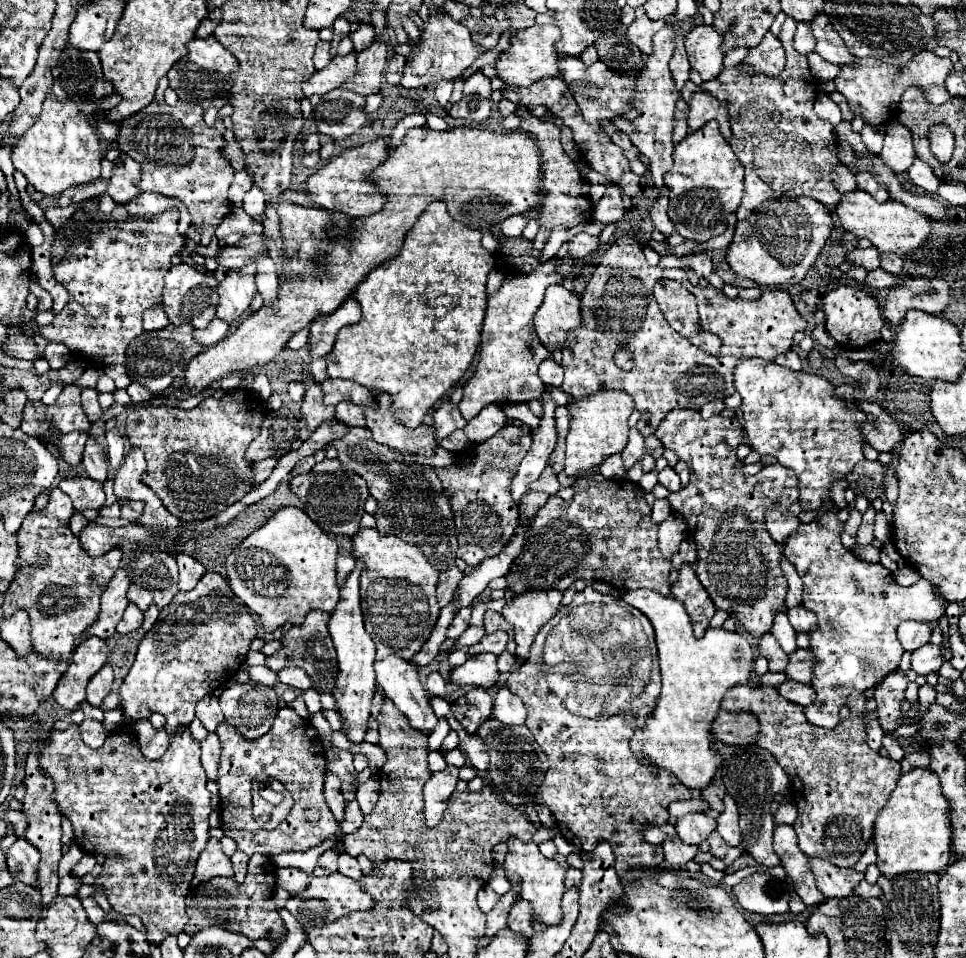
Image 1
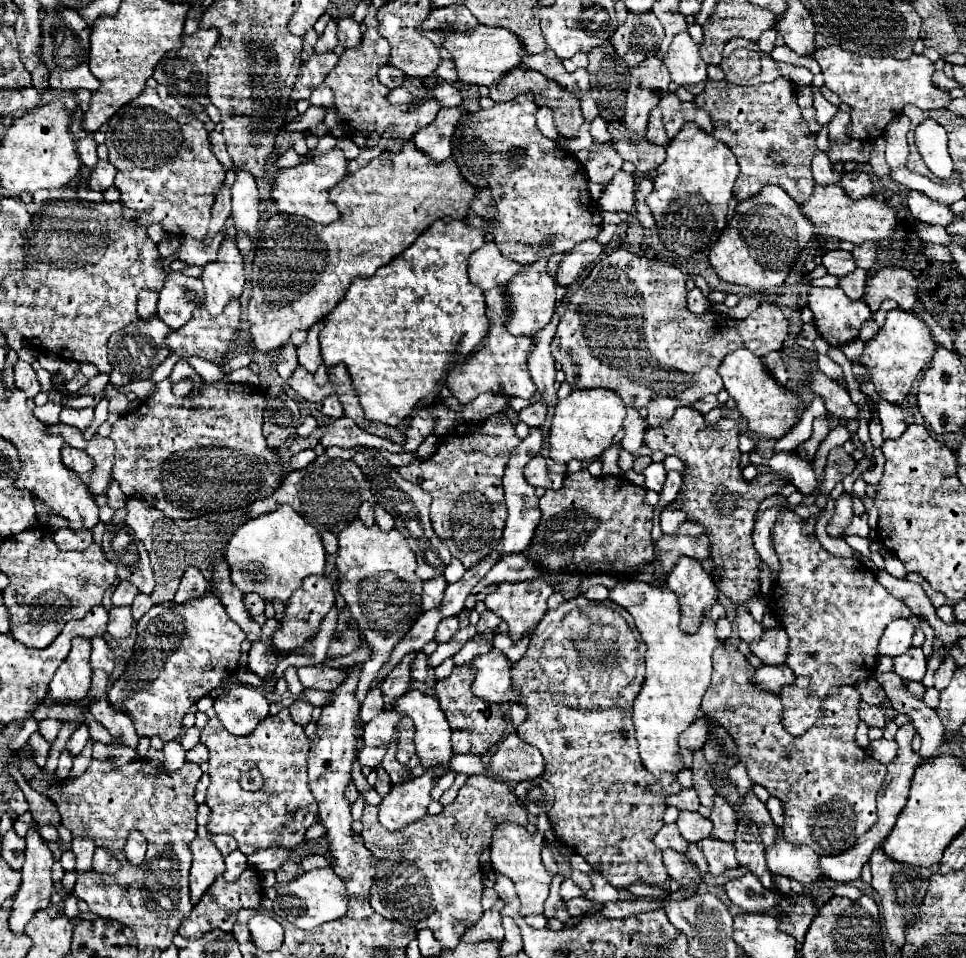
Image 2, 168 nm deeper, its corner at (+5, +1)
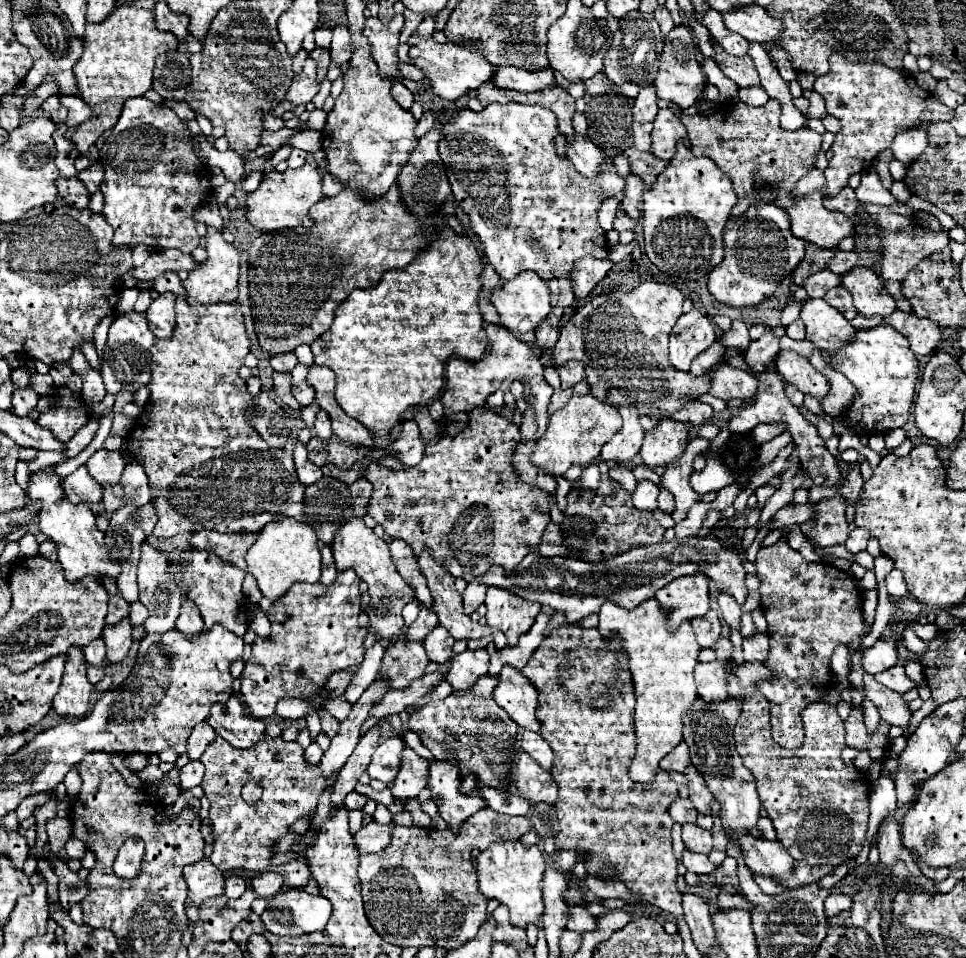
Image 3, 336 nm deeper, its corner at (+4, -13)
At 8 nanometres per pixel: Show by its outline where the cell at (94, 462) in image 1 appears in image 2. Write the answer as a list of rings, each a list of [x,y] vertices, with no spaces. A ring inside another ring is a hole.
[[[64,423],[46,425],[46,433],[48,435],[62,435],[68,445],[78,447],[78,449],[86,449],[86,441],[82,439],[82,431],[76,429],[76,427],[70,427],[70,425],[64,425]]]

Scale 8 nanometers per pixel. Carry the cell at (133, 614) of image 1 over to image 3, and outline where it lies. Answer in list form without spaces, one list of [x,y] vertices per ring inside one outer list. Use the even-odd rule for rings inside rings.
[[[125,617],[117,625],[105,625],[103,641],[107,645],[107,661],[109,663],[123,661],[129,647],[131,647],[131,623],[129,623],[129,619]]]

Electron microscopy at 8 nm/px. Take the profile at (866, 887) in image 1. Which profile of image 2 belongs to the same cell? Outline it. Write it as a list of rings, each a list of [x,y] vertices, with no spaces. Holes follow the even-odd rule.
[[[838,885],[836,889],[834,889],[834,895],[838,895],[838,897],[846,897],[846,899],[850,899],[850,901],[856,901],[860,895],[862,895],[862,891],[858,889],[858,887],[854,887],[854,885]]]

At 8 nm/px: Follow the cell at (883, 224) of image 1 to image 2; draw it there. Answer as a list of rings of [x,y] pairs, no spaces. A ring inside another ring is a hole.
[[[816,183],[810,201],[804,201],[800,209],[802,209],[802,215],[806,215],[806,219],[812,221],[822,235],[834,237],[840,241],[850,241],[854,245],[860,245],[864,241],[888,239],[898,227],[896,211],[892,207],[888,207],[886,203],[878,203],[872,197],[852,201],[838,183],[830,183],[830,185]]]

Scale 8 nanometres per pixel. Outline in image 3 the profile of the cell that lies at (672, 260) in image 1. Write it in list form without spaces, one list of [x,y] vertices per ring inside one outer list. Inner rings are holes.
[[[699,309],[683,313],[675,323],[675,329],[669,335],[669,357],[671,365],[689,371],[691,361],[707,351],[717,341],[715,327]]]

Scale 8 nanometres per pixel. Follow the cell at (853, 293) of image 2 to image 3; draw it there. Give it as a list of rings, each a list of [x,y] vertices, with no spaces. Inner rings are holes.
[[[843,285],[829,289],[823,299],[825,299],[829,305],[833,305],[835,309],[839,309],[847,319],[853,319],[853,317],[857,315],[857,311],[855,311],[855,307],[853,307],[853,301],[851,301],[851,293],[849,293]]]

